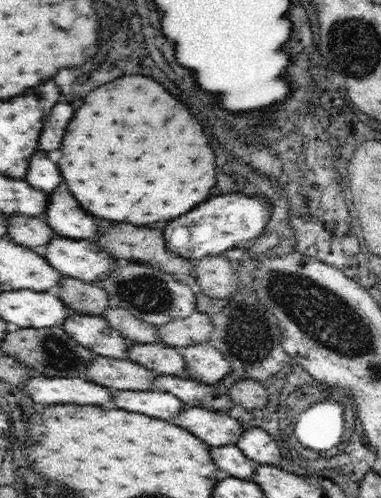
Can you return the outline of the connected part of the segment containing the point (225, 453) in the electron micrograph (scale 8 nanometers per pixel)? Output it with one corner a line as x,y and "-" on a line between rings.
237,444
210,448
210,456
220,470
234,478
250,480
258,466
257,462
248,458

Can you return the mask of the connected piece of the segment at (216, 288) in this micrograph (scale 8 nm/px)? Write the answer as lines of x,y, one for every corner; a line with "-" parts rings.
224,255
205,256
193,260
193,273
204,297
227,298
236,292
240,278
233,264

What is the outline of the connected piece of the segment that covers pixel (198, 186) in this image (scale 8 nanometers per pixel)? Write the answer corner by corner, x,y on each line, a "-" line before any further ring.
124,76
92,90
84,98
84,106
70,120
60,150
62,176
80,206
94,216
116,222
144,226
178,218
204,202
216,184
214,150
208,144
202,124
176,96
146,76

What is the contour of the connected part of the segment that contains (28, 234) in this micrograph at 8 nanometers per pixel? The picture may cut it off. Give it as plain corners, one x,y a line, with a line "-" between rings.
24,214
10,215
8,218
8,236
18,244
41,250
52,240
54,232
42,218

